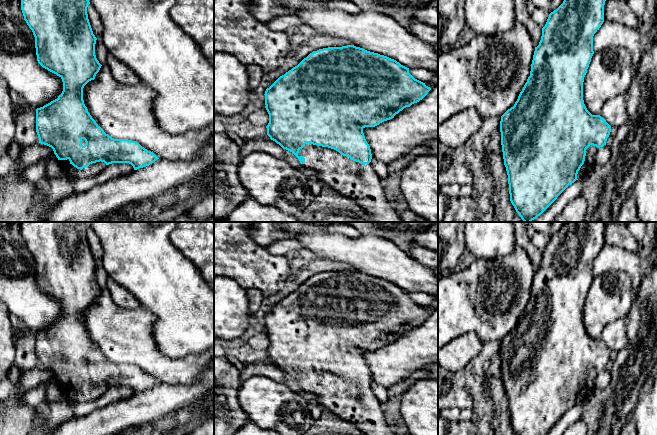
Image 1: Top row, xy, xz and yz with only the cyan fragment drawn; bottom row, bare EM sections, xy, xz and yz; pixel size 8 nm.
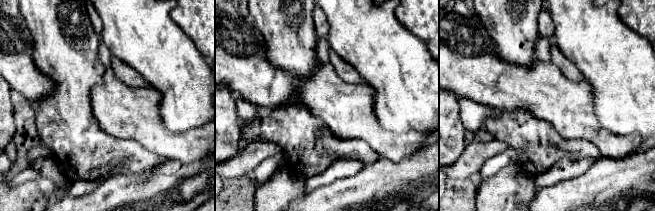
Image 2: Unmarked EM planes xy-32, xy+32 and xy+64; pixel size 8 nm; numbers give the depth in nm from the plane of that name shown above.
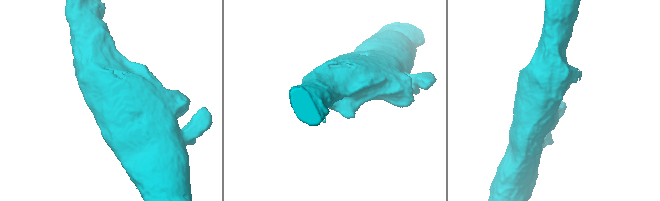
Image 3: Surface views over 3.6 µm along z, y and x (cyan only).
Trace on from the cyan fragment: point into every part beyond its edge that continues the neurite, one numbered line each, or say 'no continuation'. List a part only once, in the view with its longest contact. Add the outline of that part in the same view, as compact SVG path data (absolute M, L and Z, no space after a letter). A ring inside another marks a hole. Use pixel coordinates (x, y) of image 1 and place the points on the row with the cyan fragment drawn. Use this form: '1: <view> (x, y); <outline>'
1: xz (360, 182); M306 143L299 150L298 156L303 156L303 167L318 172L318 179L340 194L353 199L371 217L371 222L402 222L400 215L387 201L384 186L371 163L361 164L341 155L338 151Z

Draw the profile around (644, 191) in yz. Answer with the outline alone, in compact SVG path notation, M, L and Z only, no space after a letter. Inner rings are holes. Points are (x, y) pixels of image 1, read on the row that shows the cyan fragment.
M657 148L650 162L639 172L631 194L637 203L640 220L657 222Z

